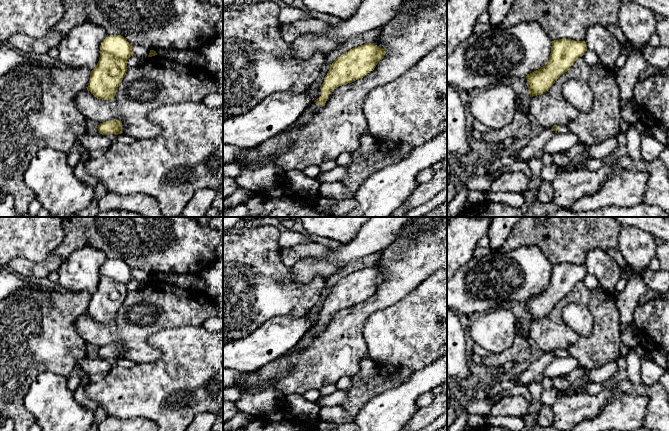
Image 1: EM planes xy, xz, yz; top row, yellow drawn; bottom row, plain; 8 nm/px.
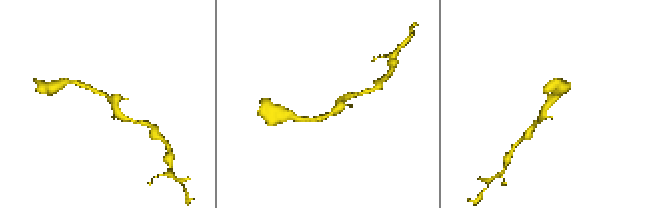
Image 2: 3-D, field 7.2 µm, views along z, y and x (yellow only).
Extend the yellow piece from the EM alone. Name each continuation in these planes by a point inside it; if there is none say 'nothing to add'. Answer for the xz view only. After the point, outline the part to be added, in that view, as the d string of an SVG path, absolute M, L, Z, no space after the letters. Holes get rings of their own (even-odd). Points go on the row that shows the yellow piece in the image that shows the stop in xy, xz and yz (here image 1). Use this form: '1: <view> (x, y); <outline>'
1: xz (314, 107); M313 102L304 113L290 126L288 126L284 131L288 131L292 128L298 127L301 124L307 123L315 113L317 113L320 109L322 109L322 105L319 103Z

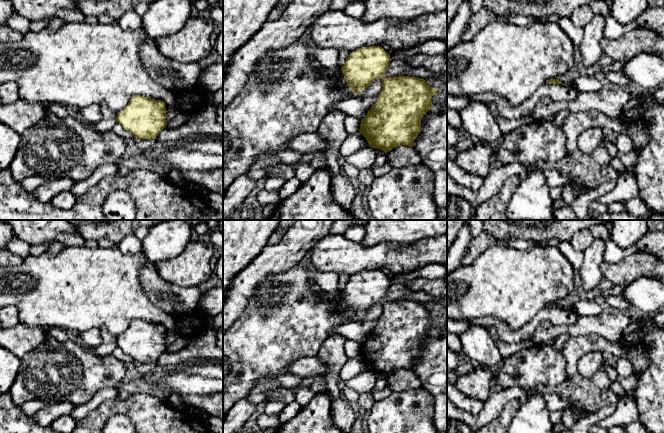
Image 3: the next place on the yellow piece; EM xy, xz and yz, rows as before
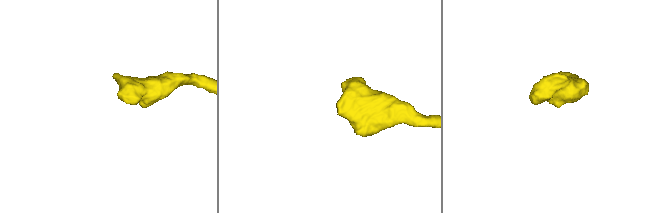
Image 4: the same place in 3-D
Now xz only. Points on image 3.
nothing to add

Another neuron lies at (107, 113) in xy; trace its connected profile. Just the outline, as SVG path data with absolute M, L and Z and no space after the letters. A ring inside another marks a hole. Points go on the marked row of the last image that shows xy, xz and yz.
M100 103L100 106L103 119L114 119L117 117L117 112L112 110L108 104Z

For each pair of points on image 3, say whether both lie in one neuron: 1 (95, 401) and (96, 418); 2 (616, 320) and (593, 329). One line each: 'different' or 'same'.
1: different
2: same

